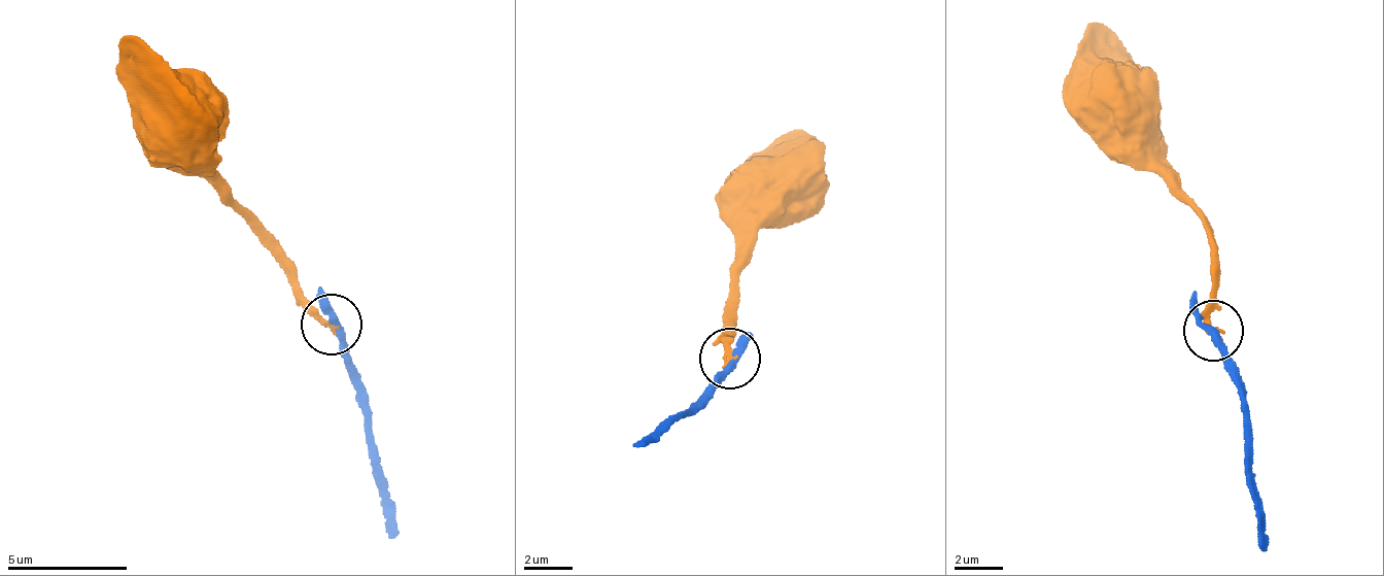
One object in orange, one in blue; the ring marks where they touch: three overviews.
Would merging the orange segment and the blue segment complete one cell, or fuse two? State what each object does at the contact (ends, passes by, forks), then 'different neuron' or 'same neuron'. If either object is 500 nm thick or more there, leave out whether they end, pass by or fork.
orange ends; blue passes by; different neuron

